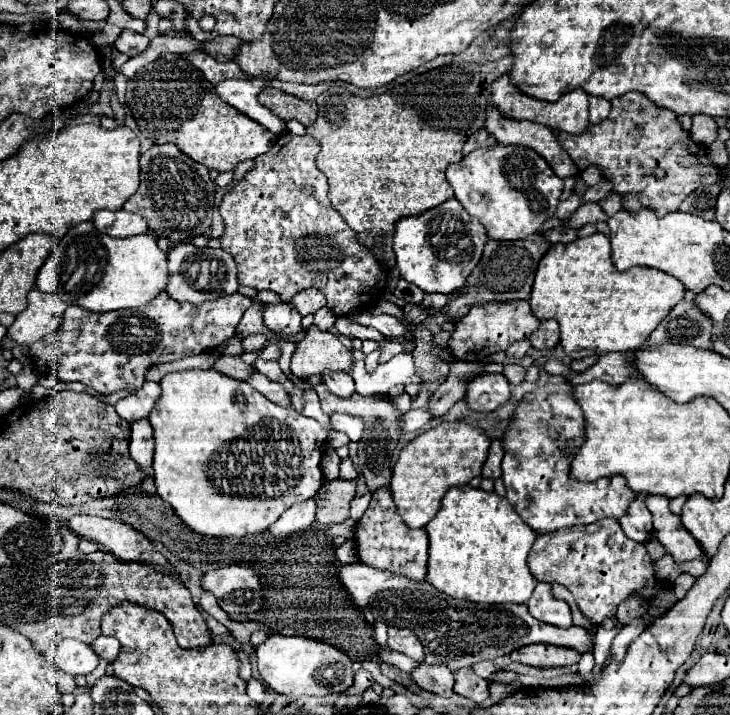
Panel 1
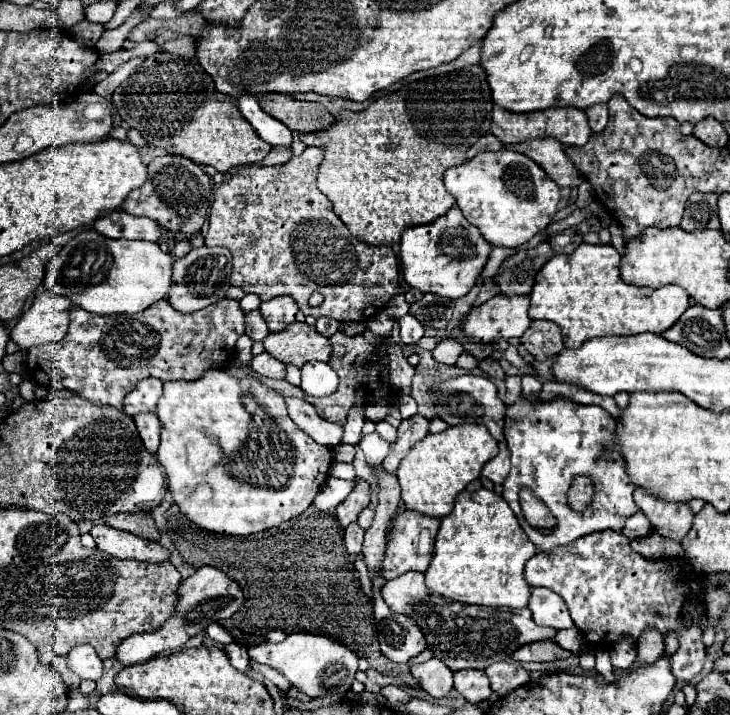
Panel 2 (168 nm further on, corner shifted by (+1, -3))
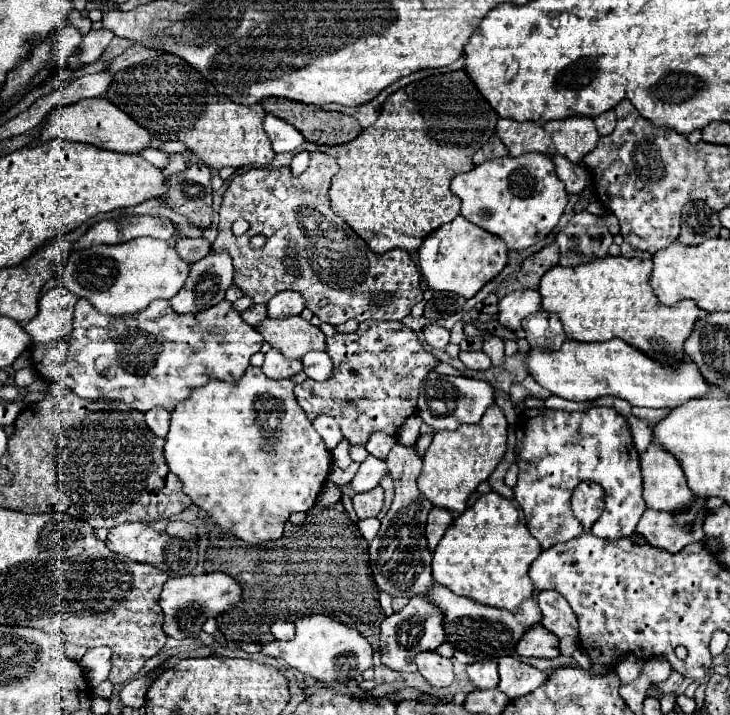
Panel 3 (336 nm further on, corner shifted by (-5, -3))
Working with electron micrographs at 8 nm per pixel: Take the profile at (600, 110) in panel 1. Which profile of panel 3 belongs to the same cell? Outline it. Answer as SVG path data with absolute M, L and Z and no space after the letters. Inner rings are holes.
M606 111L606 113L598 115L598 117L594 117L594 125L596 125L596 129L598 129L598 133L602 137L610 135L614 131L614 127L616 127L616 115L614 115L614 111Z

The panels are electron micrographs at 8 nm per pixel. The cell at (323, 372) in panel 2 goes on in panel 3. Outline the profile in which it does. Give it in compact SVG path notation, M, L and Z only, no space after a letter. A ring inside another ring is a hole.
M310 351L308 355L304 355L302 363L304 373L314 381L326 381L328 377L332 377L332 359L326 351Z

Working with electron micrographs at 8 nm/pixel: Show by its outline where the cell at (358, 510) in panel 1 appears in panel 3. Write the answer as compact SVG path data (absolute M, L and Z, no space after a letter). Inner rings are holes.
M370 517L370 519L360 519L358 521L358 529L364 535L364 539L372 541L380 529L380 519L378 517Z

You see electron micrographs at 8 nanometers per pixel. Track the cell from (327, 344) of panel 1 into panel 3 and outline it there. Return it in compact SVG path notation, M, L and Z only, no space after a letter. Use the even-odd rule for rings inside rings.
M266 317L264 323L258 323L254 329L262 333L266 343L284 353L288 359L302 359L308 351L326 349L324 333L302 317L288 319Z

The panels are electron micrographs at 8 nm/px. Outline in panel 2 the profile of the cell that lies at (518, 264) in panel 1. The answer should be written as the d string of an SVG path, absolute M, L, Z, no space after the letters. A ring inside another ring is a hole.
M548 241L534 249L522 249L500 263L494 275L494 283L502 295L530 295L536 273L552 257L554 249Z

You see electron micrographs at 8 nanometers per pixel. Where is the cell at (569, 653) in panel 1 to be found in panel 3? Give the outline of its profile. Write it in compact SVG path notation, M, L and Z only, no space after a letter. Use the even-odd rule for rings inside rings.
M540 623L530 627L516 645L522 657L558 657L558 637L548 633Z

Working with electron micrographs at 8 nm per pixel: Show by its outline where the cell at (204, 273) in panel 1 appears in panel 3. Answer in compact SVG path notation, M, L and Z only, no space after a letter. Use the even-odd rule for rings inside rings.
M208 253L198 263L192 263L190 275L180 293L170 299L170 307L180 315L194 315L214 307L232 285L232 273L228 253Z

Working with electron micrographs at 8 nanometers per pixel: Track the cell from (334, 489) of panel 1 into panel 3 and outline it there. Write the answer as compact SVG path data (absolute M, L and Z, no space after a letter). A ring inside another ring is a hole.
M374 487L372 491L356 493L352 497L352 503L354 503L354 511L356 511L358 519L378 517L382 503L384 503L384 491L382 491L382 487Z

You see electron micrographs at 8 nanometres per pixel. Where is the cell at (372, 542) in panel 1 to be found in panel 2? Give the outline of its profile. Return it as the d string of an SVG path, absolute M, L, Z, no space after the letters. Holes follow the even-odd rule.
M398 509L396 515L392 517L392 523L390 523L390 529L386 535L386 549L384 549L380 575L384 579L394 579L406 571L424 573L432 559L432 549L434 549L434 539L436 539L438 527L440 527L440 519L430 519L426 515L420 515L420 513L414 513L408 509Z

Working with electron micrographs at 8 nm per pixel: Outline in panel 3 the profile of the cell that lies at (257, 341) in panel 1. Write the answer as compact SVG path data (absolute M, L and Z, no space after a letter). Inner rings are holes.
M252 305L250 309L242 311L242 317L248 325L258 325L262 319L266 319L266 305Z

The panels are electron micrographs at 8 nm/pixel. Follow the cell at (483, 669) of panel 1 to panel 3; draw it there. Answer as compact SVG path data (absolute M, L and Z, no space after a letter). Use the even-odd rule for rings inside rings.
M504 657L498 661L498 673L500 673L500 683L498 689L506 693L510 699L524 697L538 689L548 675L542 673L540 669L526 665L514 657Z

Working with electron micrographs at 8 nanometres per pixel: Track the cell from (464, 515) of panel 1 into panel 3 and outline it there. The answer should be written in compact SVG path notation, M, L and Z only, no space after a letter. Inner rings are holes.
M490 491L448 527L434 551L432 577L456 595L482 605L514 611L524 599L534 595L528 569L540 551L542 547L538 539L530 535L516 499L506 499Z

